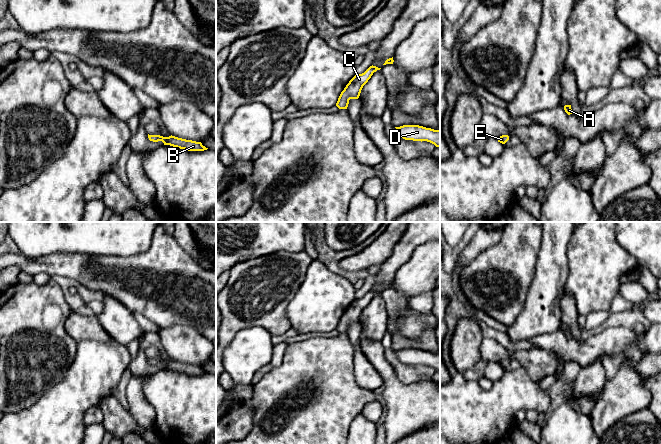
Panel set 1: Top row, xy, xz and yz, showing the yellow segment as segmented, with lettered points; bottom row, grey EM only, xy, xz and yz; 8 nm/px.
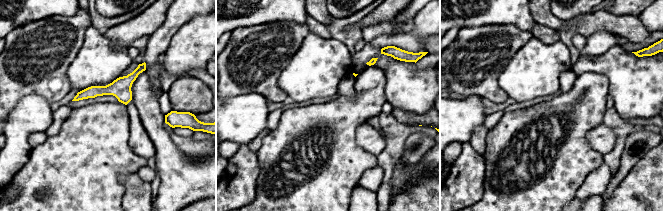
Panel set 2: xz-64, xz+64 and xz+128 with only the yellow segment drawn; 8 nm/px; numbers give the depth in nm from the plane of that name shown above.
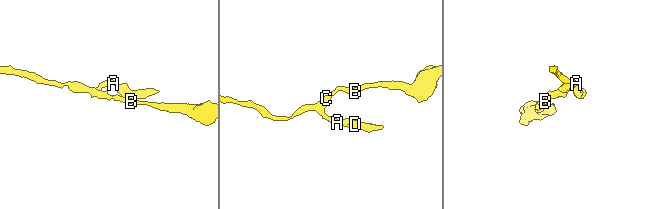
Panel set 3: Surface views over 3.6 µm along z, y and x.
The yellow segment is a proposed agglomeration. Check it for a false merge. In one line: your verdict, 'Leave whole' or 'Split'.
Leave whole

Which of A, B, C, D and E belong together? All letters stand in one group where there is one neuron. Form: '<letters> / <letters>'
A B C D E

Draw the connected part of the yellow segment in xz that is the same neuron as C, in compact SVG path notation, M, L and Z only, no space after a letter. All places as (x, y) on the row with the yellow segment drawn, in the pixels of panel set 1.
M372 65L364 73L355 75L341 92L336 106L339 109L347 109L349 100L358 99L363 86L368 82L373 73L380 69Z

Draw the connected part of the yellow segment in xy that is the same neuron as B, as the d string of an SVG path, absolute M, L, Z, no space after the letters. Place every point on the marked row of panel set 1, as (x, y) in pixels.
M148 134L148 138L150 141L153 141L153 142L162 141L164 145L170 145L170 146L177 147L180 149L185 149L188 151L204 151L208 149L205 146L203 146L201 142L186 140L172 135L169 137L163 137L160 135Z

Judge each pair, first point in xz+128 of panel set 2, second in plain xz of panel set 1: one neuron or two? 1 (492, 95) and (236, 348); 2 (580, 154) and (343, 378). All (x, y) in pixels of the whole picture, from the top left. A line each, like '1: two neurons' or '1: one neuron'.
1: two neurons
2: one neuron

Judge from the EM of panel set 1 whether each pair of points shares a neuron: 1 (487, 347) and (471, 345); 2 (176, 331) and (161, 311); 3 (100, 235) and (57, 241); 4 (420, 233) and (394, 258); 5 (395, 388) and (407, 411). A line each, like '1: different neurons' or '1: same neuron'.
1: different neurons
2: different neurons
3: same neuron
4: same neuron
5: same neuron

